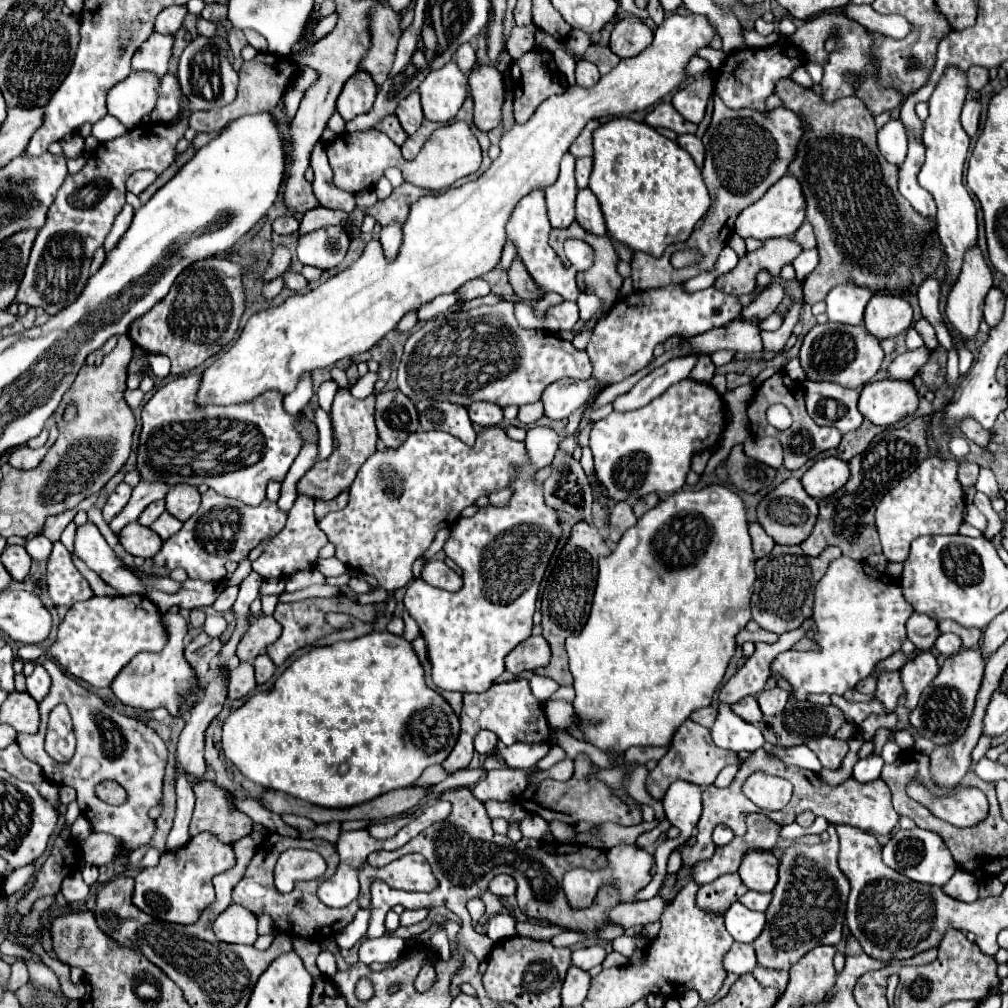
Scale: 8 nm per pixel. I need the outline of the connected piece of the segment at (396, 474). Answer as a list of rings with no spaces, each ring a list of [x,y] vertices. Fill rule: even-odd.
[[[501,426],[479,432],[473,446],[445,432],[417,430],[399,448],[373,452],[349,488],[347,508],[329,512],[319,528],[335,546],[335,558],[375,576],[381,588],[393,592],[413,580],[411,564],[431,546],[439,528],[451,526],[459,512],[479,496],[505,488],[513,480],[515,468],[527,462],[525,444],[511,440]],[[385,470],[387,476],[383,476]],[[393,482],[401,482],[401,490],[389,490]]]

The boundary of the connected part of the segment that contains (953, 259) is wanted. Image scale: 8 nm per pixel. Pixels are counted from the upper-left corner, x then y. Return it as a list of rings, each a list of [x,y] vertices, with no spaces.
[[[945,70],[945,78],[935,86],[929,98],[929,118],[923,128],[923,144],[927,148],[927,160],[919,172],[919,184],[931,192],[937,202],[937,236],[947,254],[945,284],[955,284],[963,254],[977,244],[977,208],[967,188],[963,186],[963,168],[969,152],[969,136],[961,126],[961,106],[969,92],[967,76],[963,70]]]

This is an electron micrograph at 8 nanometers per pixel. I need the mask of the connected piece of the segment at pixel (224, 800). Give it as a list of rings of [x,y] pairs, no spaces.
[[[203,782],[193,786],[193,790],[197,796],[197,804],[189,826],[191,836],[209,832],[221,838],[221,842],[233,844],[251,834],[253,820],[233,808],[231,798],[223,788],[211,782]]]

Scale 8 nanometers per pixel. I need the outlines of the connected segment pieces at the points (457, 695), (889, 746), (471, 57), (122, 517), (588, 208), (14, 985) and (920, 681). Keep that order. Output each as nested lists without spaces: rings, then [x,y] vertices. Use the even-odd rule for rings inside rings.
[[[439,690],[439,694],[451,704],[451,708],[455,710],[455,714],[461,712],[461,700],[463,700],[461,692],[443,692],[443,690]]]
[[[889,738],[889,740],[885,742],[885,746],[883,746],[883,750],[881,750],[881,758],[885,760],[885,764],[893,764],[893,762],[897,760],[897,756],[899,756],[899,752],[901,752],[901,748],[897,746],[897,742],[895,742],[893,738]]]
[[[461,44],[459,46],[459,58],[457,58],[457,64],[459,64],[459,68],[465,72],[465,74],[469,74],[469,70],[473,68],[473,64],[477,64],[477,58],[475,58],[477,54],[475,54],[475,50],[469,46],[469,44]]]
[[[141,480],[141,482],[137,484],[137,488],[133,490],[129,504],[127,504],[127,506],[123,508],[123,512],[121,512],[119,516],[115,516],[113,522],[109,524],[111,530],[117,534],[125,524],[135,522],[135,520],[139,518],[139,514],[141,514],[151,502],[165,498],[167,492],[169,492],[169,488],[171,488],[171,486],[165,486],[165,482],[145,482],[145,480]]]
[[[579,190],[577,192],[577,206],[575,206],[575,220],[583,230],[595,234],[595,236],[605,236],[605,222],[601,214],[601,206],[591,190]]]
[[[15,962],[13,966],[11,966],[11,976],[9,976],[9,992],[13,992],[13,990],[17,990],[17,988],[21,988],[21,986],[25,986],[29,982],[29,972],[27,972],[27,966],[25,966],[25,962]]]
[[[919,652],[915,660],[907,662],[901,668],[901,676],[903,676],[903,682],[905,682],[907,698],[905,698],[905,704],[895,710],[897,726],[893,726],[889,730],[891,734],[909,728],[909,714],[917,706],[917,700],[919,700],[923,688],[937,676],[937,672],[939,672],[937,660],[935,660],[935,656],[929,656],[929,652]]]

